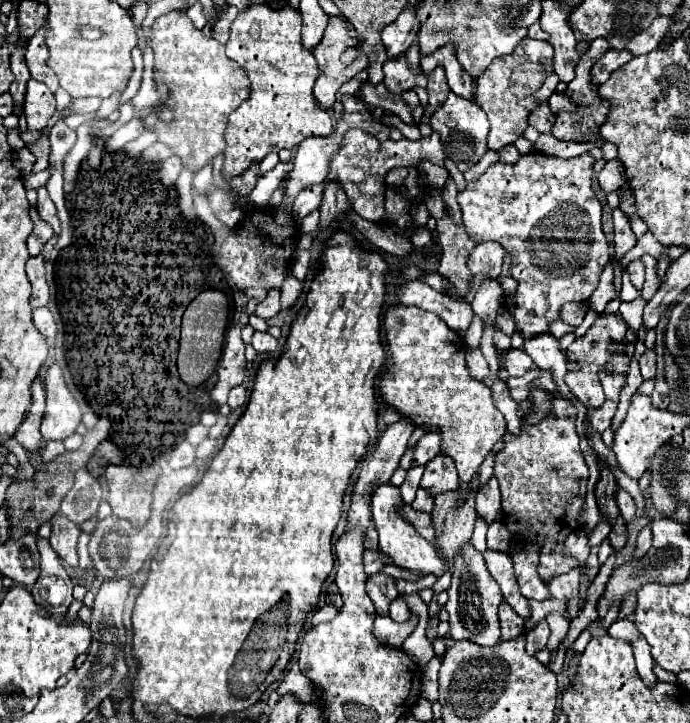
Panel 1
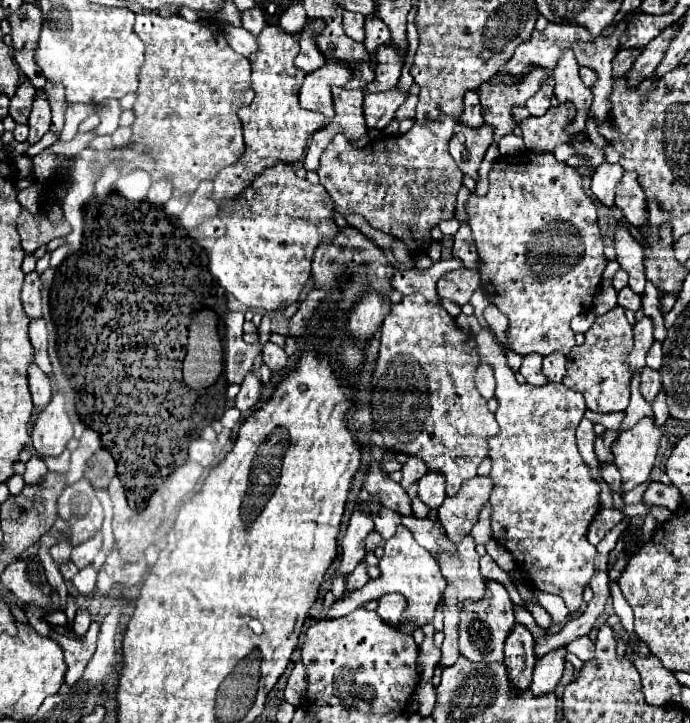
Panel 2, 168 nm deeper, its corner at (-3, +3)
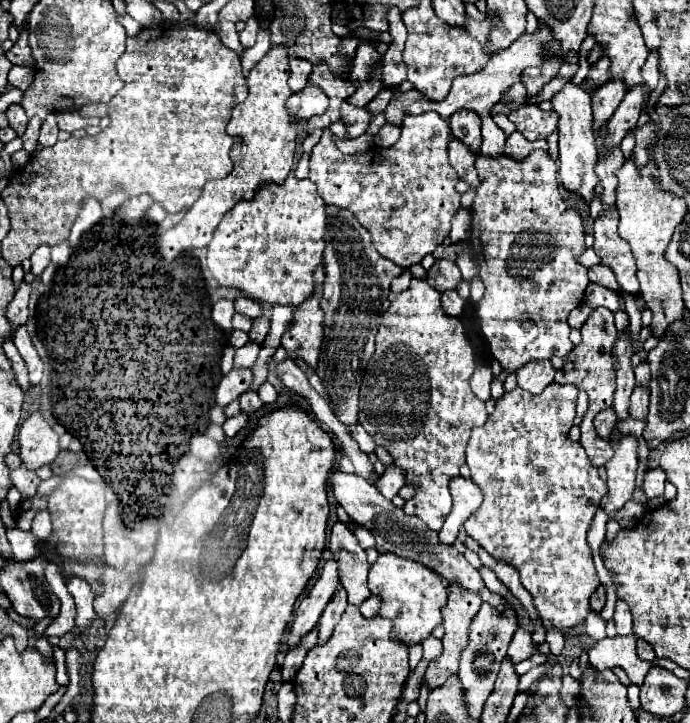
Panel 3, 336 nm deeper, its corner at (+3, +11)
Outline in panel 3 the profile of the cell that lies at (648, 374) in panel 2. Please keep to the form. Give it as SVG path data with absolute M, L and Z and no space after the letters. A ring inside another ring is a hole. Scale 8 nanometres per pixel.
M635 386L631 396L631 406L629 406L629 416L635 420L645 420L647 408L649 408L649 390Z

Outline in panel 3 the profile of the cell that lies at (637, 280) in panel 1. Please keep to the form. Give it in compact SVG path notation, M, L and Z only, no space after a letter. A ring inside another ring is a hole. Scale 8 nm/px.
M617 210L601 212L601 216L595 220L593 236L593 250L601 256L601 264L613 270L619 288L627 294L639 292L633 254L629 252L629 244L625 244L625 240L621 240L617 234Z

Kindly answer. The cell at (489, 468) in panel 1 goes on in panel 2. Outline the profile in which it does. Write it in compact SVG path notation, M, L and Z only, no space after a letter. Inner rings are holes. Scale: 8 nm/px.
M475 476L461 484L455 496L447 496L441 504L439 522L445 528L451 542L459 542L479 518L483 504L489 500L493 490L489 476Z

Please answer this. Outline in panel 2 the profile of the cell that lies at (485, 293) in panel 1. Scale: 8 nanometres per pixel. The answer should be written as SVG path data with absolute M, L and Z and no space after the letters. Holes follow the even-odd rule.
M481 328L481 332L475 336L475 342L481 362L487 362L495 372L495 398L499 400L495 418L501 424L501 432L489 438L487 452L493 462L491 478L495 482L491 492L493 538L499 540L515 556L517 564L527 572L533 586L543 592L561 596L569 612L577 612L583 604L583 588L593 576L593 560L597 554L595 546L587 542L587 528L593 516L599 512L599 486L593 482L575 442L575 430L587 410L585 400L583 396L579 396L579 392L569 390L563 384L547 382L541 388L519 384L507 364L505 348L497 344L489 328Z

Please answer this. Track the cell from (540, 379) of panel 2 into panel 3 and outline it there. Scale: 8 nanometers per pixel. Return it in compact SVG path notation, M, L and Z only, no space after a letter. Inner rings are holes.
M533 360L523 368L519 368L517 382L523 390L531 394L539 394L549 386L549 382L553 382L553 376L555 376L555 368L551 366L549 360L541 360L541 362Z

